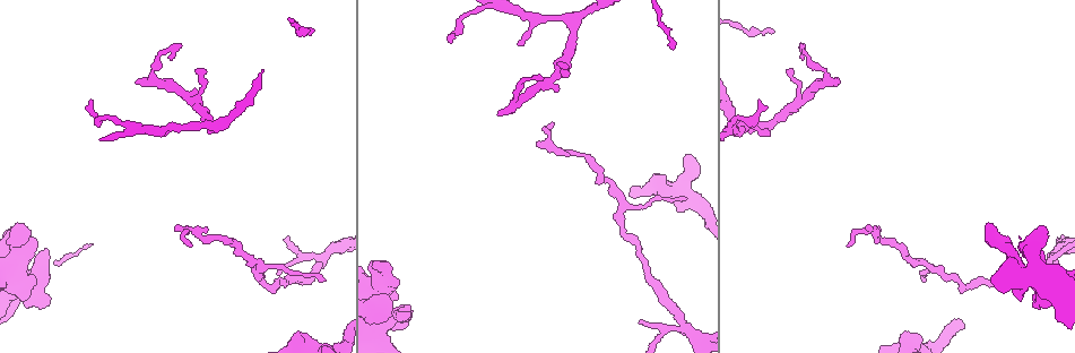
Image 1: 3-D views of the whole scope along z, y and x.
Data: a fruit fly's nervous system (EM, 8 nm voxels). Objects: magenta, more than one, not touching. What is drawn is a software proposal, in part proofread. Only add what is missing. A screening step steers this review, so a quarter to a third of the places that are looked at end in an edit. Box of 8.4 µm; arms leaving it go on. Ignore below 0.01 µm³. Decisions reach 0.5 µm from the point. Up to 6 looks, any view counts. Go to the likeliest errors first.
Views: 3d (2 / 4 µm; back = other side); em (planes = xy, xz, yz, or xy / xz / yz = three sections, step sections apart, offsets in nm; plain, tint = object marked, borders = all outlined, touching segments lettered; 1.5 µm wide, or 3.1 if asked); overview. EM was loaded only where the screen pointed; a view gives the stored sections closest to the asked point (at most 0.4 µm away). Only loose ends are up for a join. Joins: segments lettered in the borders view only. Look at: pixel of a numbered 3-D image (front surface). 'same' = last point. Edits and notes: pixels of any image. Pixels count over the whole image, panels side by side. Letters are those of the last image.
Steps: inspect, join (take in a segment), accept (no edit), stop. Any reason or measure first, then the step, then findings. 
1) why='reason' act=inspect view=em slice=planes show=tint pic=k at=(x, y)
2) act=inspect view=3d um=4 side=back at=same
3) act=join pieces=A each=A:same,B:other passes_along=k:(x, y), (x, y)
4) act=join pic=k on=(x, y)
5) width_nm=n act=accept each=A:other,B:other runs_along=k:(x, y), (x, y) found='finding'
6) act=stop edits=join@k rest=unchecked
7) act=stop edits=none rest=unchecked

why='branch stops here' act=inspect view=em slice=planes show=plain pic=1 at=(135, 81)

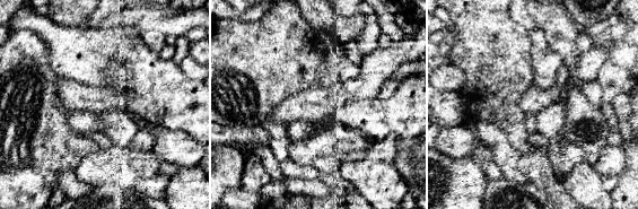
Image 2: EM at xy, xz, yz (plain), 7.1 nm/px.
act=inspect view=em slice=planes show=borders at=same

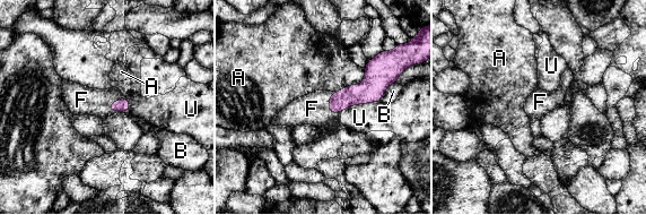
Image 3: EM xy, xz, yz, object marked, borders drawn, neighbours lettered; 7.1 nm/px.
act=join pieces=F each=A:other,B:other,F:same,U:other found='the neuron continues'

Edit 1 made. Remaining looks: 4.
why='tapers out' act=inspect view=3d um=4 pic=1 at=(760, 103)

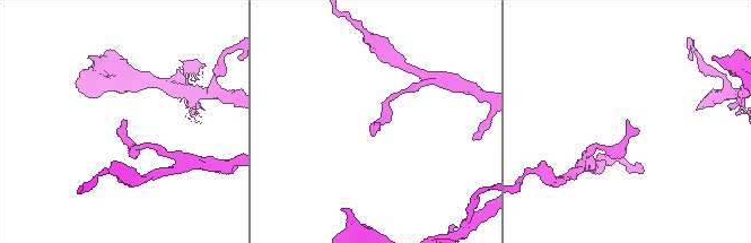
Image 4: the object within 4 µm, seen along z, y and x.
act=inspect view=em slice=xy step=8 show=plain pic=4 at=(376, 124)

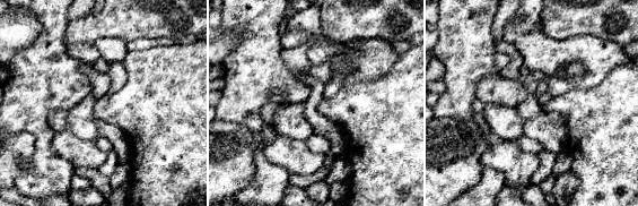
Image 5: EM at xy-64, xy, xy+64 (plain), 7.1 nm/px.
act=inspect view=em slice=xy step=8 show=borders at=same

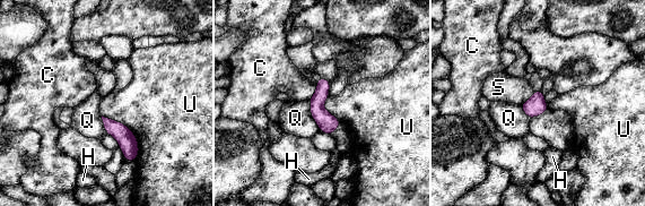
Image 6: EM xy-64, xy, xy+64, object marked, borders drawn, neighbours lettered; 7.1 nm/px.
act=accept each=C:other,H:other,Q:other,S:other,U:other border=6:(102, 114), (133, 134), (136, 160) found='no lettered segment goes on from it'

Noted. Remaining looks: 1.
why='tapers out' act=inspect view=em slice=xz step=4 show=borders pic=1 at=(850, 245)

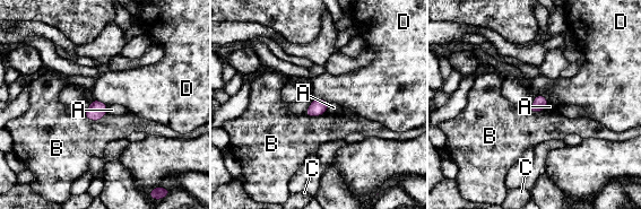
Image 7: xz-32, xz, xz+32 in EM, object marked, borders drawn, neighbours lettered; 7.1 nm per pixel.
longest_contact=B:180nm act=accept each=A:other,B:other,C:other,D:other border=7:(106, 114), (97, 120), (83, 115) found='no lettered segment goes on from it'

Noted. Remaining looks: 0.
act=stop edits=join@3 rest=unchecked

